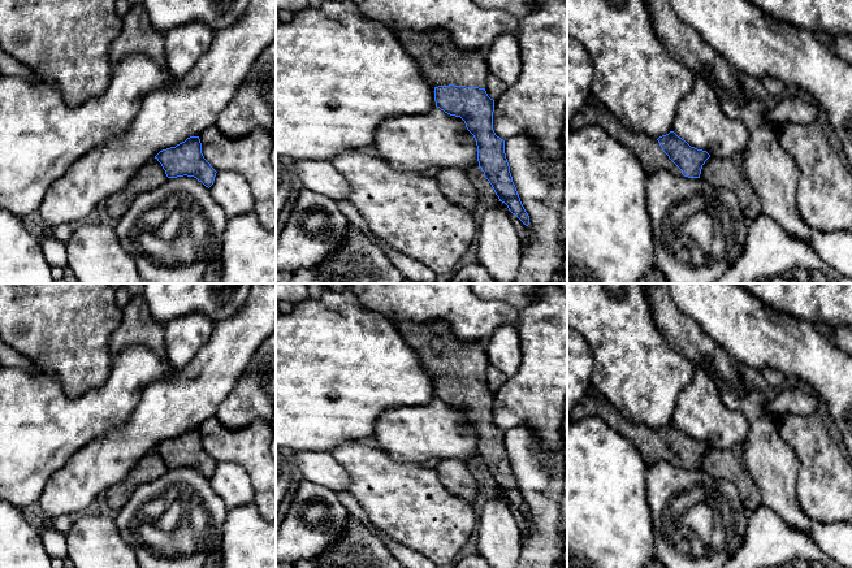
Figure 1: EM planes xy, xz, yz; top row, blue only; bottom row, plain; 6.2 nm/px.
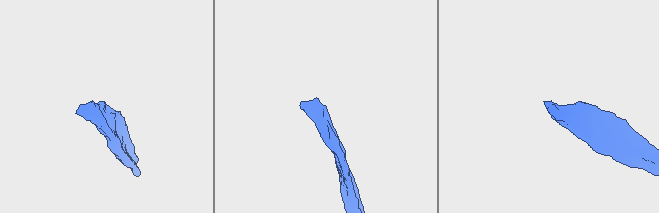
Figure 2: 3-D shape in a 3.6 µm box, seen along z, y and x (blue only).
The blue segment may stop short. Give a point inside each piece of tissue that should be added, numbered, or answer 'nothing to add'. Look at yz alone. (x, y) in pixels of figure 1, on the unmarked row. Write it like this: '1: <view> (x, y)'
1: yz (648, 442)

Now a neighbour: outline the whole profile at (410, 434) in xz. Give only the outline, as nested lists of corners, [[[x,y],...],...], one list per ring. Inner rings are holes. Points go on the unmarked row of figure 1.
[[[440,399],[385,411],[373,437],[380,450],[395,461],[421,464],[429,459],[459,459],[467,464],[479,458],[477,437],[460,408]]]

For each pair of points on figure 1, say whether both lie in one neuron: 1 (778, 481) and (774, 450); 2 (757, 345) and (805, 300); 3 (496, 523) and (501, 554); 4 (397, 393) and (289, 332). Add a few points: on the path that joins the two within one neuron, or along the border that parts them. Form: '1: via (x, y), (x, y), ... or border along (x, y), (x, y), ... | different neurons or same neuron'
1: via (775, 473), (774, 458) | same neuron
2: border along (761, 302), (778, 311), (809, 321), (817, 328) | different neurons
3: via (497, 530), (500, 546) | same neuron
4: via (370, 368), (360, 365), (323, 365), (316, 359) | same neuron

